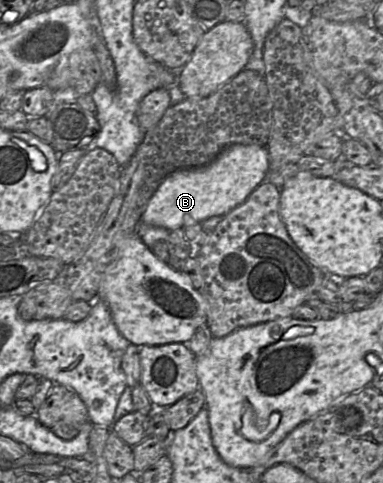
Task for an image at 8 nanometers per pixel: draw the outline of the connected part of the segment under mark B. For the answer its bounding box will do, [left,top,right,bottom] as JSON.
[140,145,269,231]

